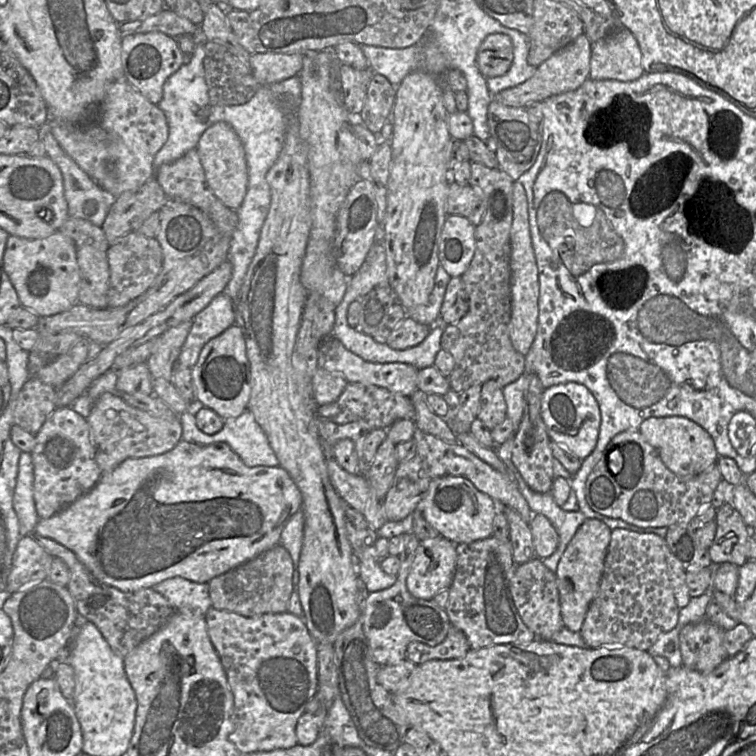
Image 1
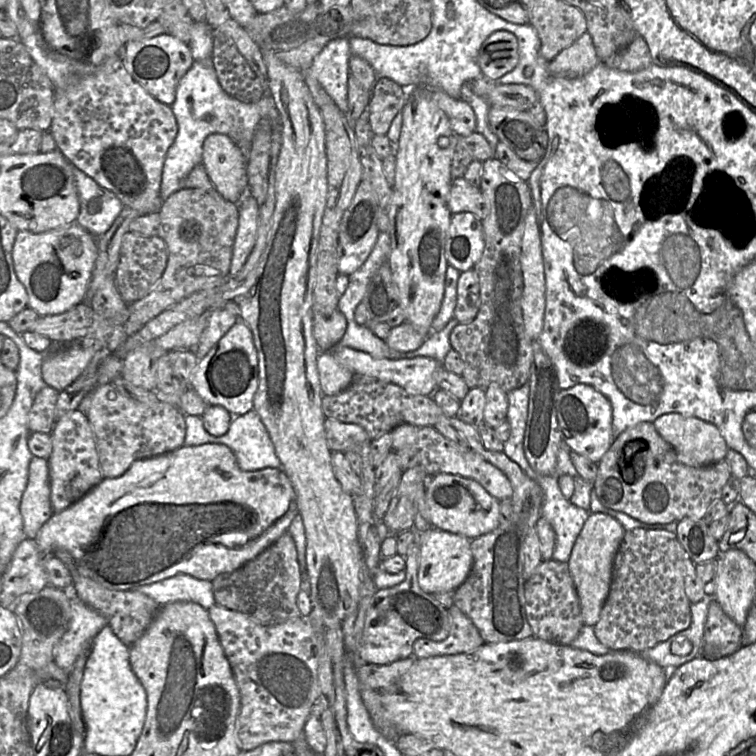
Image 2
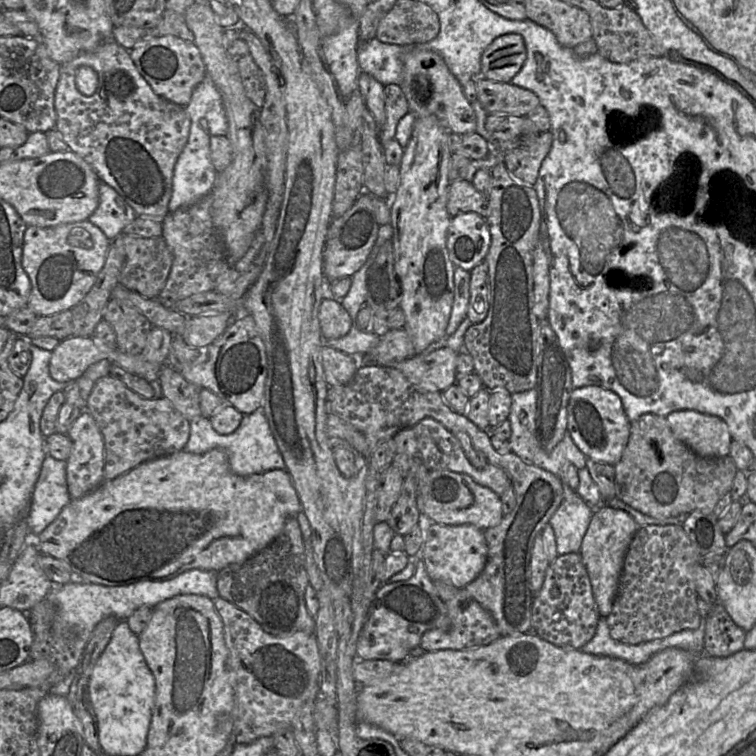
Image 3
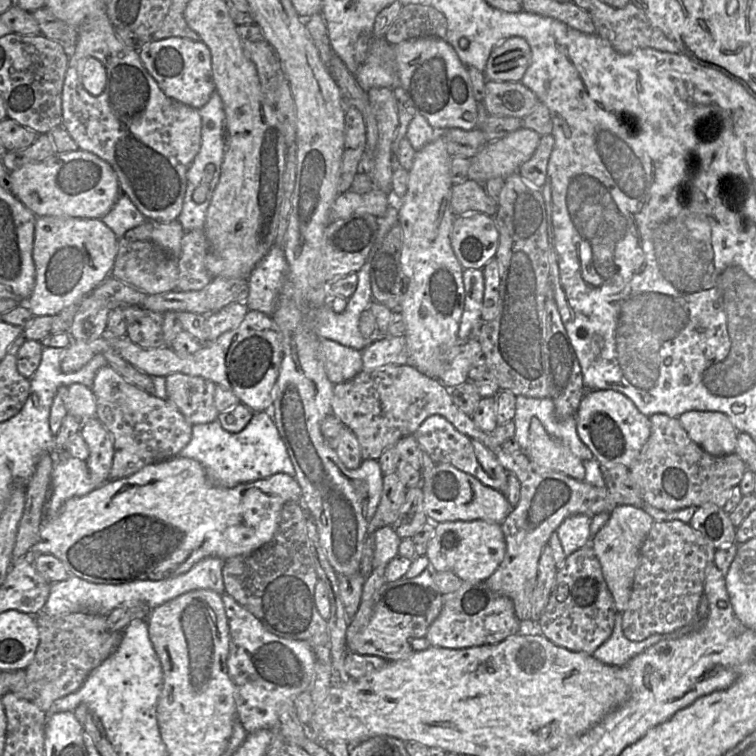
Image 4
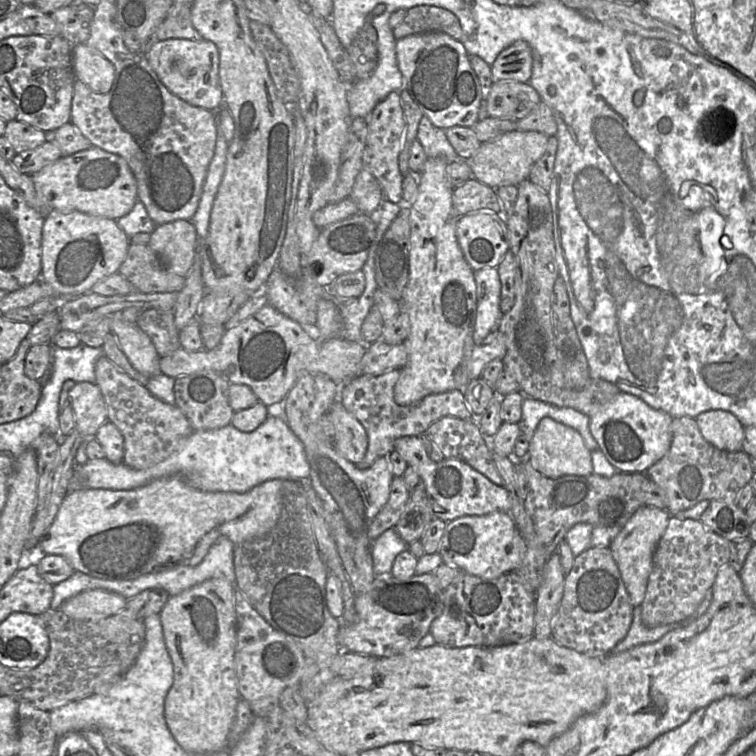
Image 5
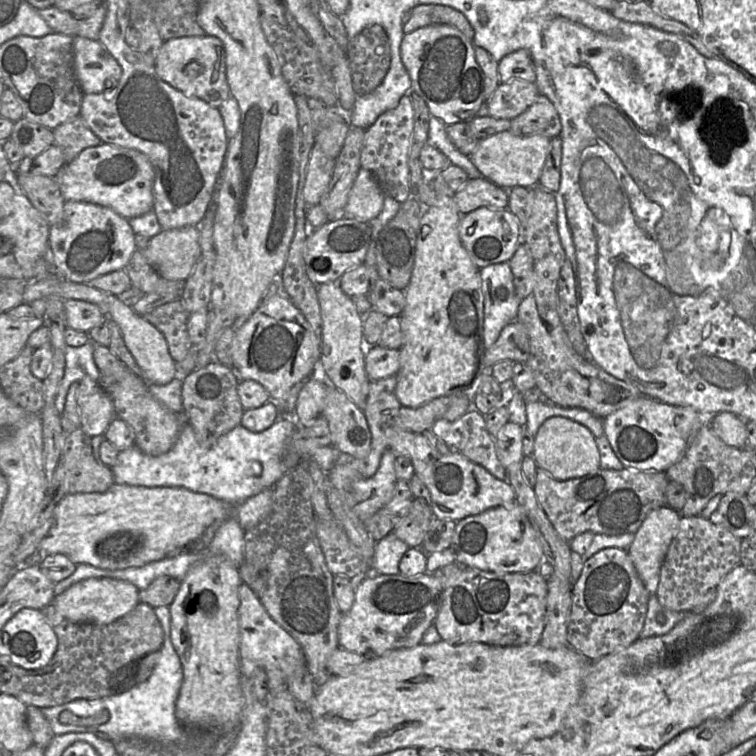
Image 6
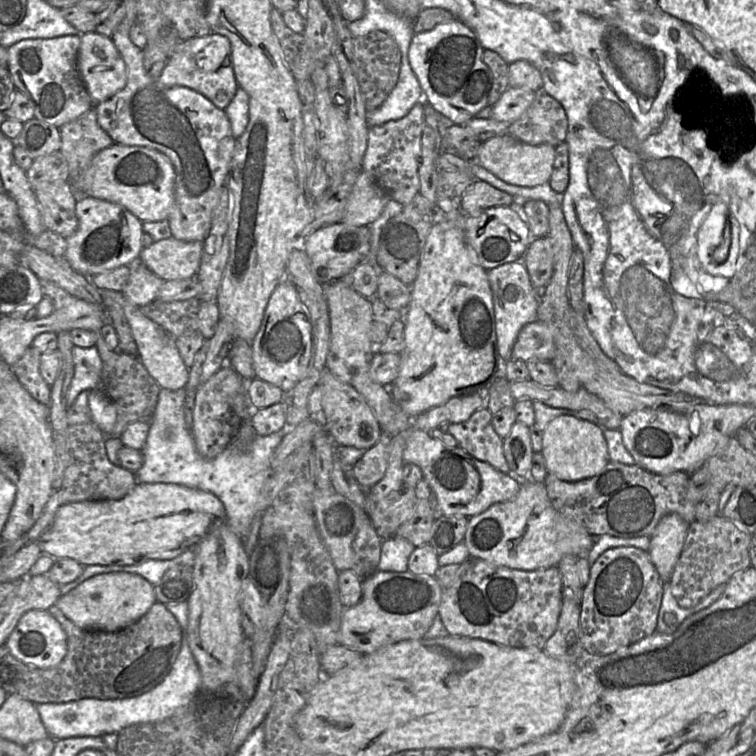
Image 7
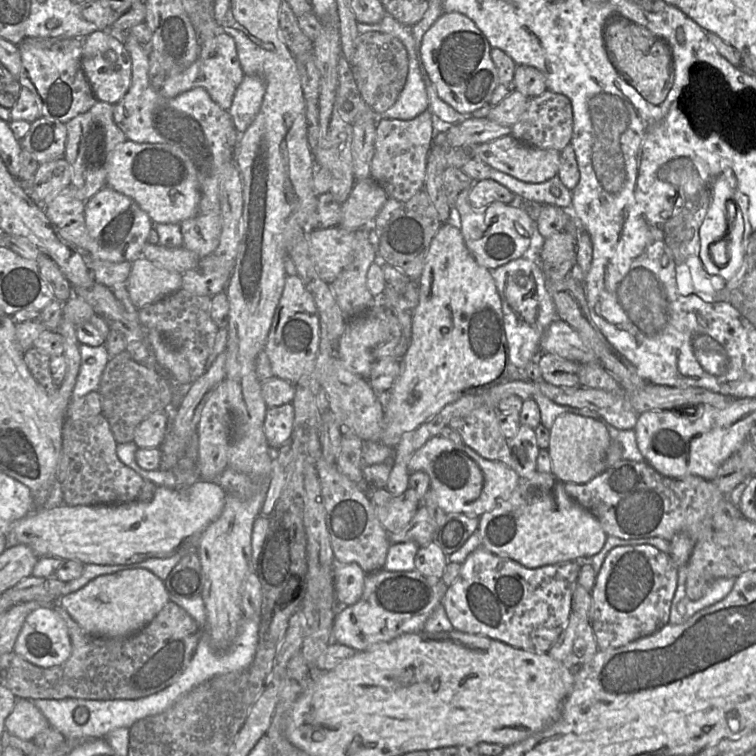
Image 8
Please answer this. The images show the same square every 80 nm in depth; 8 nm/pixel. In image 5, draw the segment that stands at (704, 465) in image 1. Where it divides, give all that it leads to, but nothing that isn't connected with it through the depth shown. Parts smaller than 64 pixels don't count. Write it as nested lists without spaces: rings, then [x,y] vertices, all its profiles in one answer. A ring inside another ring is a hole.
[[[709,410],[695,417],[701,434],[714,447],[730,451],[742,451],[744,426],[738,418],[726,410]]]

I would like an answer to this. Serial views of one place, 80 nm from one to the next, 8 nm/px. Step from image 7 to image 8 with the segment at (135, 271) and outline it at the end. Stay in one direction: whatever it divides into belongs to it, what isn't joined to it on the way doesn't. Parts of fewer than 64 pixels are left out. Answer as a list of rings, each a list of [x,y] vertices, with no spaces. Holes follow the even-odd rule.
[[[144,257],[132,261],[126,286],[131,303],[141,309],[180,290],[181,273],[157,266]]]

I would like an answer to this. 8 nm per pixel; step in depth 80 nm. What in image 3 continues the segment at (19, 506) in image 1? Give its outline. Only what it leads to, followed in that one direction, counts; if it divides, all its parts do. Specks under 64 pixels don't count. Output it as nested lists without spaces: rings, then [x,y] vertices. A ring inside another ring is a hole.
[[[47,456],[34,485],[26,515],[31,539],[36,539],[70,501],[66,461]]]

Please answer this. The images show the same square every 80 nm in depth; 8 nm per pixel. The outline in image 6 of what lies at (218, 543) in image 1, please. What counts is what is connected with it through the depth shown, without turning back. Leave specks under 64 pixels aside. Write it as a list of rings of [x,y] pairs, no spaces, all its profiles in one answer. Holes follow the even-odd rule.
[[[112,485],[103,493],[65,495],[54,509],[51,527],[39,543],[47,554],[63,554],[72,562],[96,568],[122,570],[140,567],[181,554],[201,552],[216,529],[231,517],[245,530],[270,511],[274,488],[262,490],[233,505],[206,493],[179,486]]]

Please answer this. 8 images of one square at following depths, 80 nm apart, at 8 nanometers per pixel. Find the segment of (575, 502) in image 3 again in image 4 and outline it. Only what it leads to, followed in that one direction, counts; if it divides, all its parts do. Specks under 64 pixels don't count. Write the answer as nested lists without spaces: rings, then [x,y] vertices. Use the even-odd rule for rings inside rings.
[[[585,514],[572,515],[560,524],[556,533],[566,556],[590,545],[590,526],[591,517]]]

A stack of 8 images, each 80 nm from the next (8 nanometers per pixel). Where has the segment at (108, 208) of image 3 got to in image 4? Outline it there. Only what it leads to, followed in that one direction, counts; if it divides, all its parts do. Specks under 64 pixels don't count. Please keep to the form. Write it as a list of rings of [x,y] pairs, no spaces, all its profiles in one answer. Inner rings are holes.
[[[121,194],[111,210],[101,220],[120,239],[125,233],[147,219],[124,194]]]

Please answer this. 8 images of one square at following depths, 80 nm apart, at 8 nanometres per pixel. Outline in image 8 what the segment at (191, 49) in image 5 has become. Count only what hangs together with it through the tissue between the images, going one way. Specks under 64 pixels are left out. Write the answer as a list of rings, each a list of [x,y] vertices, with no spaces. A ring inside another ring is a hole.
[[[229,34],[217,35],[207,43],[201,43],[202,50],[199,58],[184,72],[168,76],[161,86],[160,93],[165,98],[174,98],[193,88],[203,88],[212,100],[222,109],[231,107],[239,84],[245,77],[241,67],[235,40]]]

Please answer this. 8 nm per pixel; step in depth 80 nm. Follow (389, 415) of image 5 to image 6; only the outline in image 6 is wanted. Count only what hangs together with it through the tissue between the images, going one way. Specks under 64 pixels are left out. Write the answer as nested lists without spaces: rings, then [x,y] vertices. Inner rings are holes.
[[[396,375],[370,382],[365,406],[362,409],[371,432],[370,450],[364,458],[354,458],[349,463],[353,469],[357,470],[366,478],[372,477],[376,473],[382,454],[389,448],[389,439],[386,436],[387,428],[398,427],[403,430],[422,433],[425,430],[430,429],[437,419],[442,418],[443,414],[455,398],[455,396],[452,395],[441,396],[419,407],[410,408],[403,406],[398,401],[395,395],[395,386]]]

